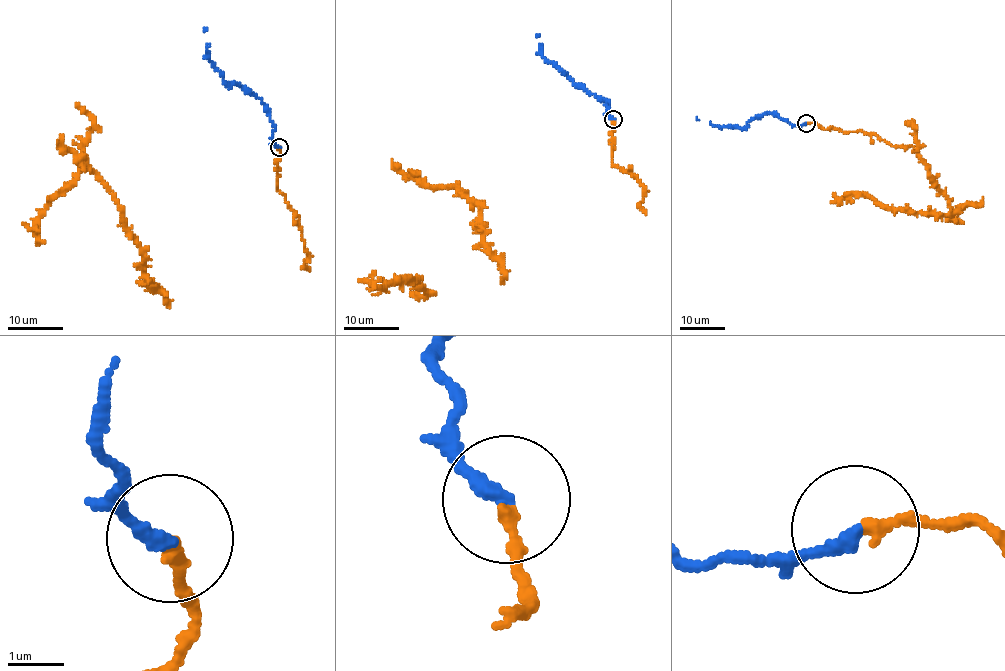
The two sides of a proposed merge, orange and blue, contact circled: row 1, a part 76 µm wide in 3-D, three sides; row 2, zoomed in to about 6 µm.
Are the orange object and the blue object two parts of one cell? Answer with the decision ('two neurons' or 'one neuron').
one neuron

